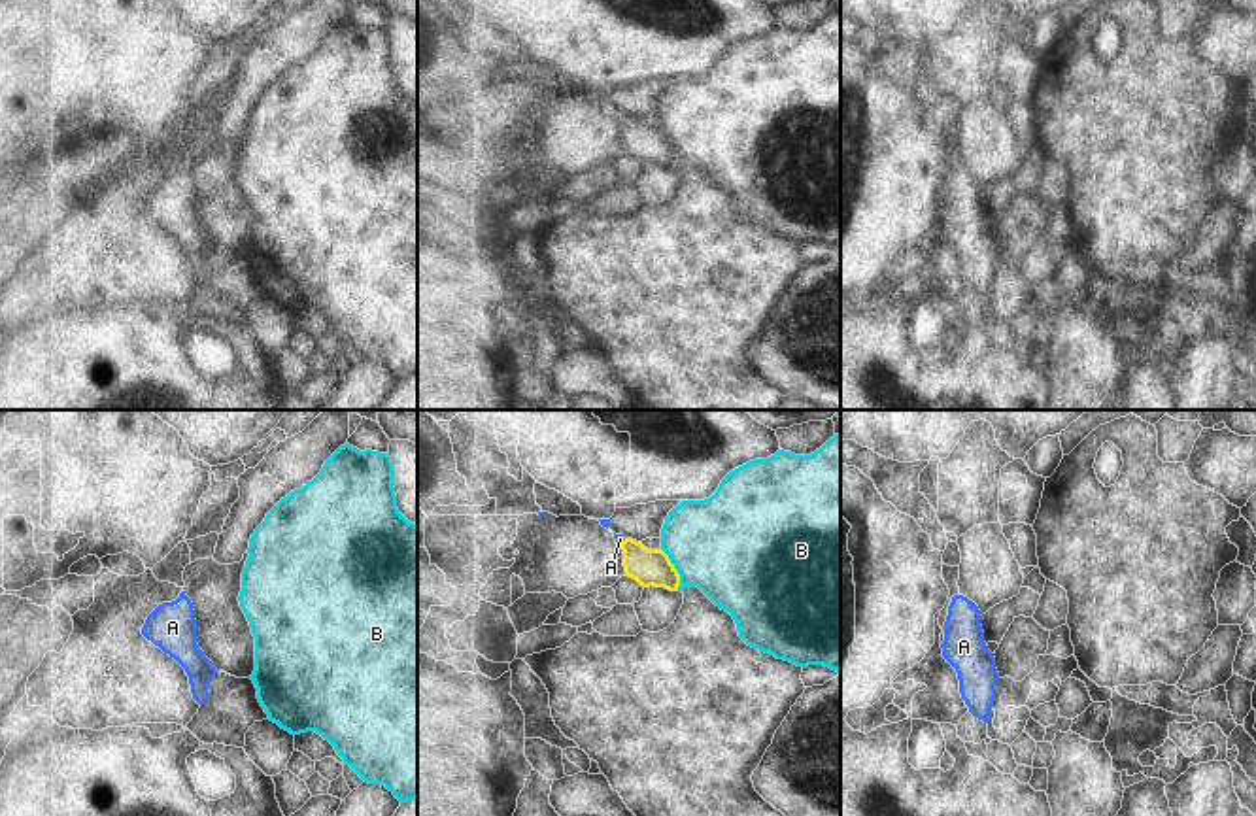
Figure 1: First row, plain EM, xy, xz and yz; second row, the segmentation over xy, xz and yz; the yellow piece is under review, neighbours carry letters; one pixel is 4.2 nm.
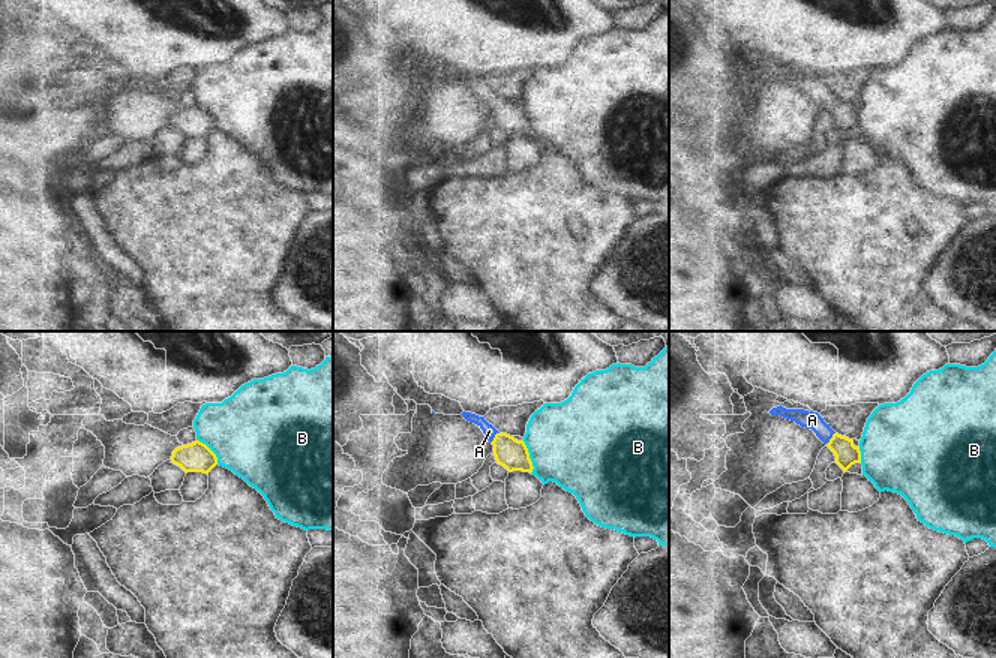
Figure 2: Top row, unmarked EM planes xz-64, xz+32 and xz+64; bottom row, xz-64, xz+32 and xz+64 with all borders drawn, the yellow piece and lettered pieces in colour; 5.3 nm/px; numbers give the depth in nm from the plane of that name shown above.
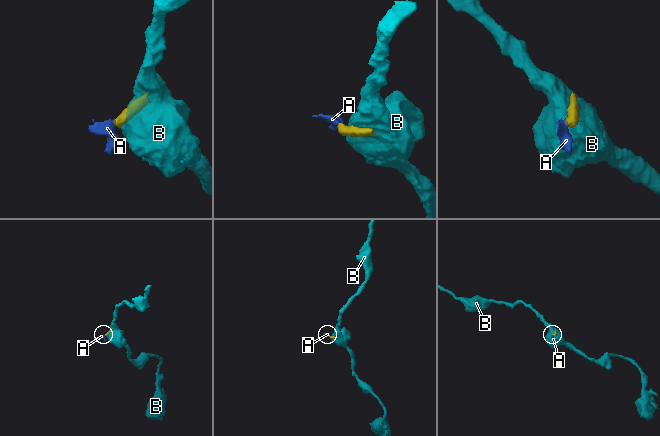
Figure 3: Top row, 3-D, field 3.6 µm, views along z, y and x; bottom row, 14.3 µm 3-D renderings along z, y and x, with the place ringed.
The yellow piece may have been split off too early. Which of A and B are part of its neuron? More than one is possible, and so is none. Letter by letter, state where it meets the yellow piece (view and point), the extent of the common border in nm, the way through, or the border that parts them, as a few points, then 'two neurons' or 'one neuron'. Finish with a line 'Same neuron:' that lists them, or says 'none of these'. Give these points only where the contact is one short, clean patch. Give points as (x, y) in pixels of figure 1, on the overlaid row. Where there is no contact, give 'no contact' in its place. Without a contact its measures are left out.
A: xz (622, 543) | 40 nm | across xz (650, 567), (622, 543), (620, 539) | one neuron
B: xz (675, 569) | 200 nm | two neurons
Same neuron: A

